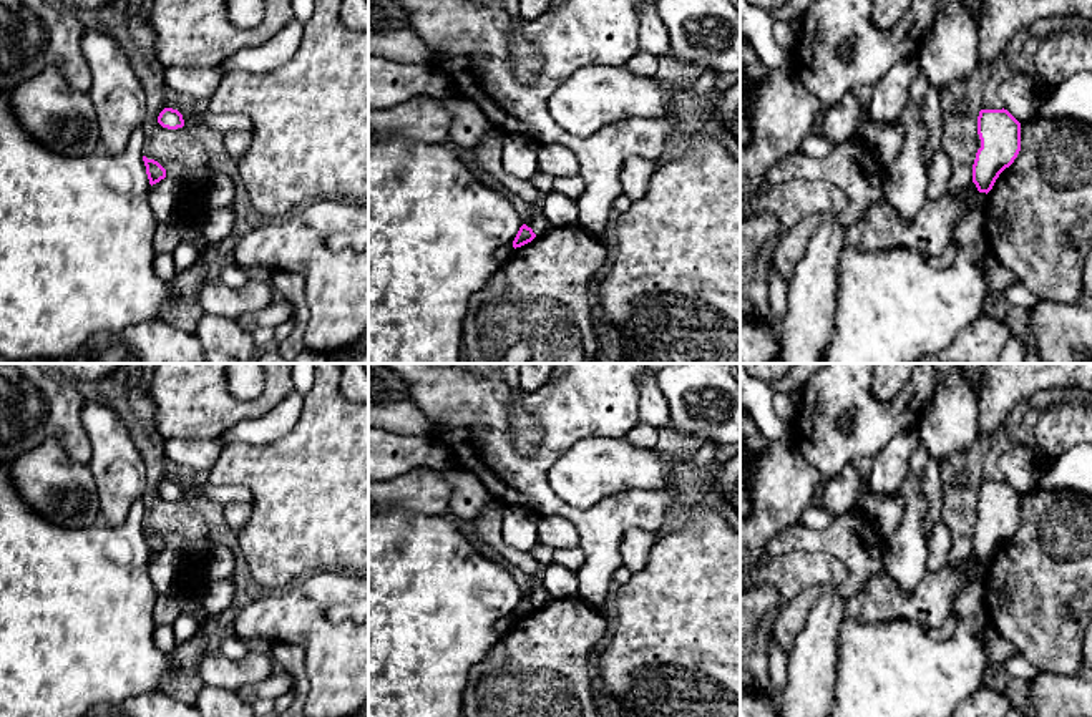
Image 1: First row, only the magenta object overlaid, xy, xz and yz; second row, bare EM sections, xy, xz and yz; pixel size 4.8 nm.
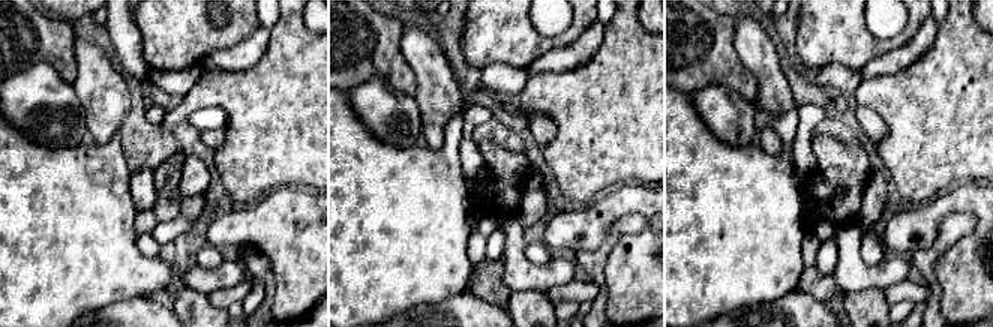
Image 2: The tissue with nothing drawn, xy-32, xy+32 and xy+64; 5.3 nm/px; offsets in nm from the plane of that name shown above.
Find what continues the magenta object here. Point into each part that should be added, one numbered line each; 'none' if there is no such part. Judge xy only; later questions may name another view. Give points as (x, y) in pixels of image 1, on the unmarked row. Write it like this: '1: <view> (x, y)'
none

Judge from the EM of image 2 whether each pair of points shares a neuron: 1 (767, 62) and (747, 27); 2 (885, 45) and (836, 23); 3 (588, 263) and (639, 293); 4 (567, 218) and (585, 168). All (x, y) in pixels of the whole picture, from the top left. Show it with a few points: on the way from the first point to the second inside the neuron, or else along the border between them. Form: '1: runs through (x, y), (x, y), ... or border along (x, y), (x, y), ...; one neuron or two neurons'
1: runs through (758, 53), (750, 36); one neuron
2: runs through (873, 45), (858, 45), (848, 35); one neuron
3: border along (618, 239), (605, 266), (608, 293), (605, 308); two neurons
4: border along (605, 191), (588, 203), (564, 204); two neurons

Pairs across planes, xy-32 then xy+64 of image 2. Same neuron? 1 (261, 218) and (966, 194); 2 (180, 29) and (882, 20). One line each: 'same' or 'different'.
1: same
2: different

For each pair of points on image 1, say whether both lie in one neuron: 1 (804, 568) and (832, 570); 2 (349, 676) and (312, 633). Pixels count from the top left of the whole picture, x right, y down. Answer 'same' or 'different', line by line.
1: same
2: same

